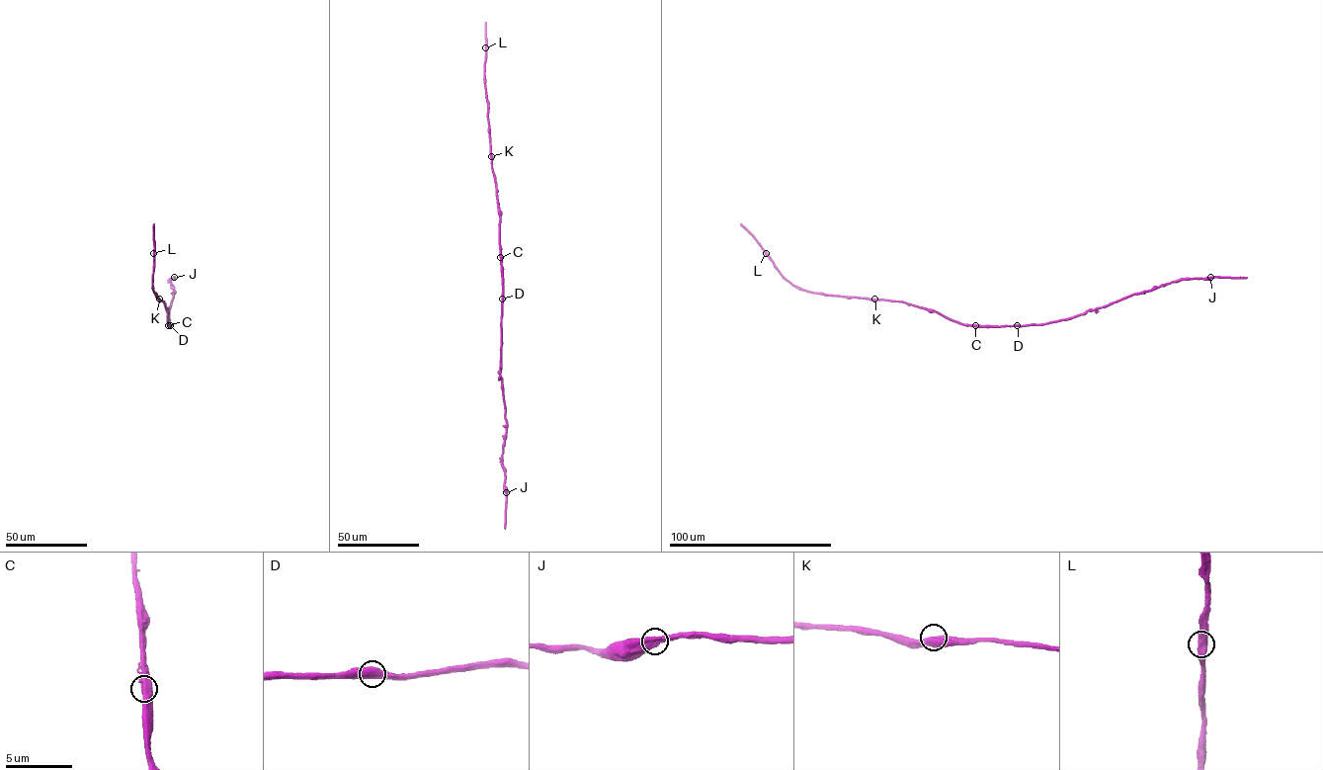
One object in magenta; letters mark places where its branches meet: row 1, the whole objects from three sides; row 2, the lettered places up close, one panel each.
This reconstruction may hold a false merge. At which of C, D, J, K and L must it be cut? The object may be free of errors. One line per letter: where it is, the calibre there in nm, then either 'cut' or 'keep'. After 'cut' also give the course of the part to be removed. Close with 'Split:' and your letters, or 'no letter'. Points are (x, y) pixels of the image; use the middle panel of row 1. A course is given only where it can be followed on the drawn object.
C: place (500, 257); calibre 600 nm; keep
D: place (502, 299); calibre 600 nm; keep
J: place (506, 492); calibre 600 nm; keep
K: place (491, 156); calibre 550 nm; keep
L: place (485, 47); calibre 600 nm; keep
Split: no letter

